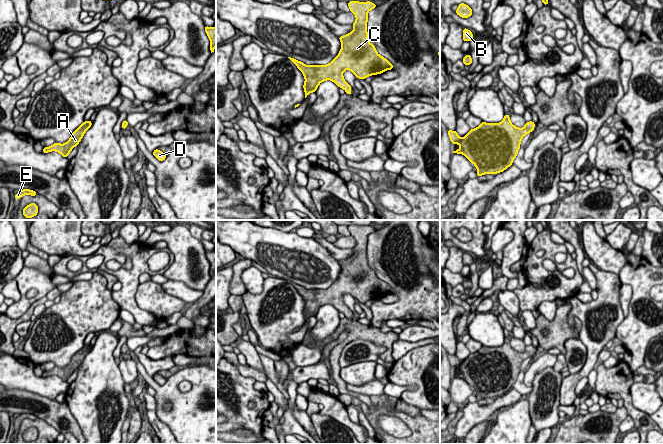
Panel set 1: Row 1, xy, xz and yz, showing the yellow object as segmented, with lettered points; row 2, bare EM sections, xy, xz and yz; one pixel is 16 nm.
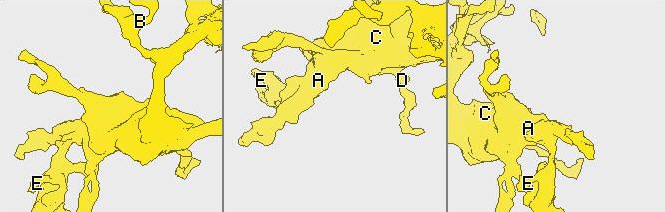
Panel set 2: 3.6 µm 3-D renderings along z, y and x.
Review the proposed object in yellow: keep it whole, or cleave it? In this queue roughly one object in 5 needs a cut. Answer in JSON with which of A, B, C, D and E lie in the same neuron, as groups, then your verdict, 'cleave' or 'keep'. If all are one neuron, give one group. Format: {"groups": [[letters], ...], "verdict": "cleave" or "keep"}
{"groups": [["A", "B", "C", "D", "E"]], "verdict": "keep"}

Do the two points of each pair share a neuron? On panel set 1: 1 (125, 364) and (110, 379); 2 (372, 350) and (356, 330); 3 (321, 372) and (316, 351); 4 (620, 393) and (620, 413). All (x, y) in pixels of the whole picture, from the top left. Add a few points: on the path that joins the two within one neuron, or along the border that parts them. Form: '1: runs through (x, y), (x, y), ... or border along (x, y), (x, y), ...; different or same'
1: border along (117, 365), (125, 383); different
2: border along (386, 348), (367, 340), (353, 339), (342, 349); different
3: border along (322, 355), (316, 363), (297, 367); different
4: border along (623, 406), (628, 414); different

